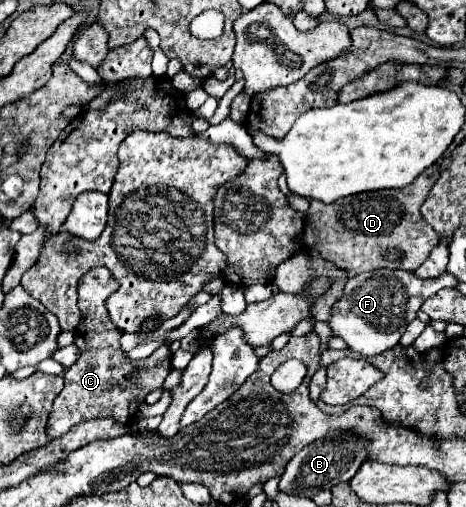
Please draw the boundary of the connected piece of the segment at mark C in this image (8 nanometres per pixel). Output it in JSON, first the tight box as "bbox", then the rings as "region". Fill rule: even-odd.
{"bbox":[47,267,171,439],"region":[[[95,267],[87,271],[79,281],[79,309],[83,313],[83,325],[79,325],[79,329],[75,331],[75,345],[79,347],[81,355],[77,363],[69,367],[63,375],[65,387],[55,399],[55,405],[47,423],[47,435],[51,439],[65,435],[71,427],[87,419],[113,417],[119,425],[125,425],[137,415],[137,409],[143,397],[149,391],[161,387],[167,373],[171,371],[169,345],[159,347],[151,357],[143,361],[131,361],[125,357],[125,353],[119,347],[121,333],[111,323],[109,311],[105,305],[105,301],[109,299],[109,295],[115,293],[115,289],[119,289],[119,283],[111,275],[111,271],[107,271],[105,267]],[[135,367],[141,367],[141,369],[139,369],[137,381],[131,383],[125,379],[125,375],[133,371]]]}

